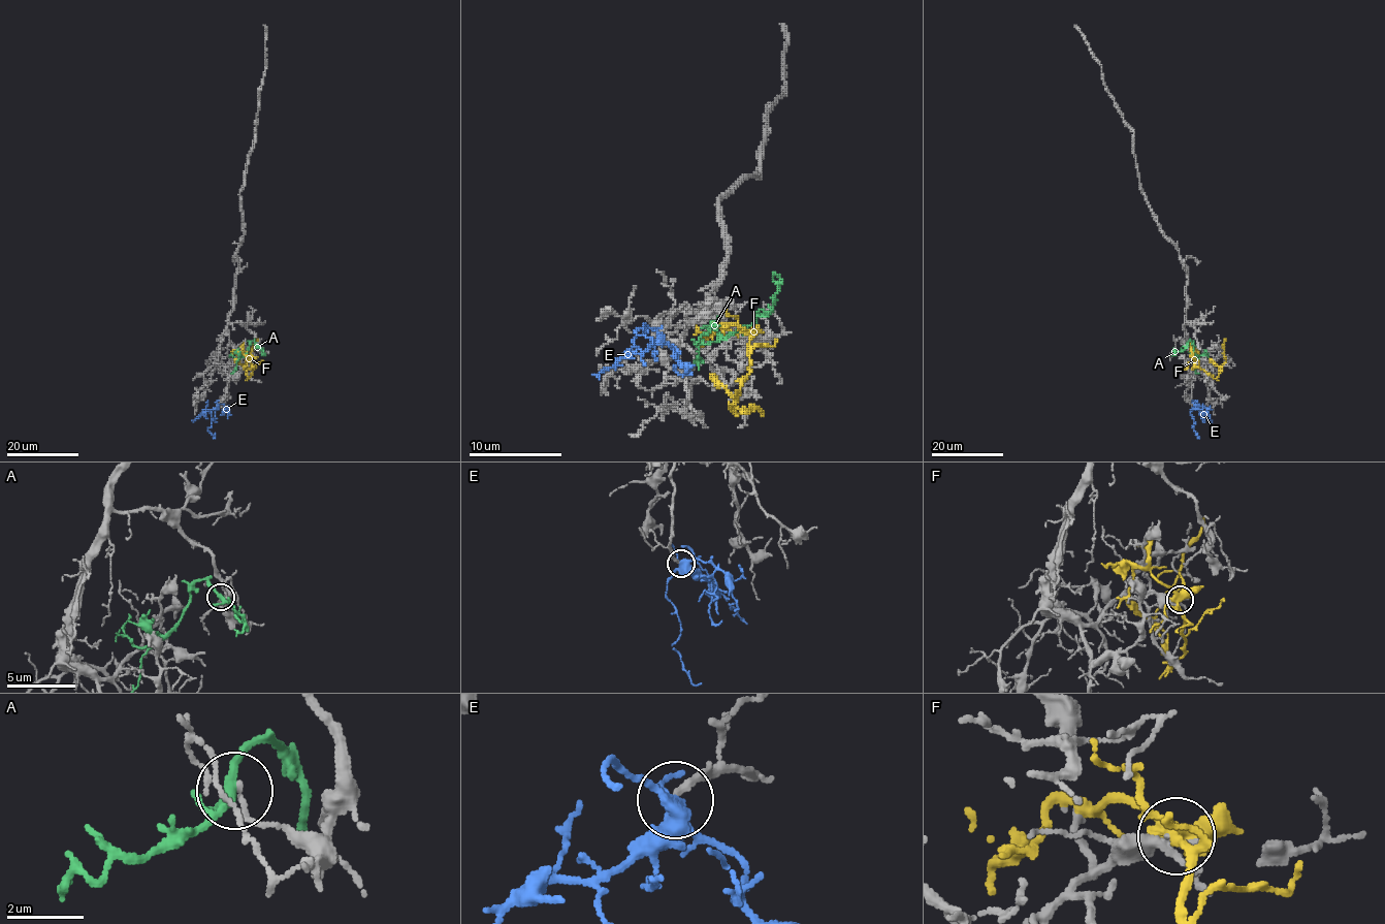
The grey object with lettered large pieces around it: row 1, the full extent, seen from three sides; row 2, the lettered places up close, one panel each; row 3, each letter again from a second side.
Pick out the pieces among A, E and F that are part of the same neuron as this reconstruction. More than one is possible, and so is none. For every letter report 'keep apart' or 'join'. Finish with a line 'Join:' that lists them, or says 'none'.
A: keep apart
E: join
F: keep apart
Join: E

